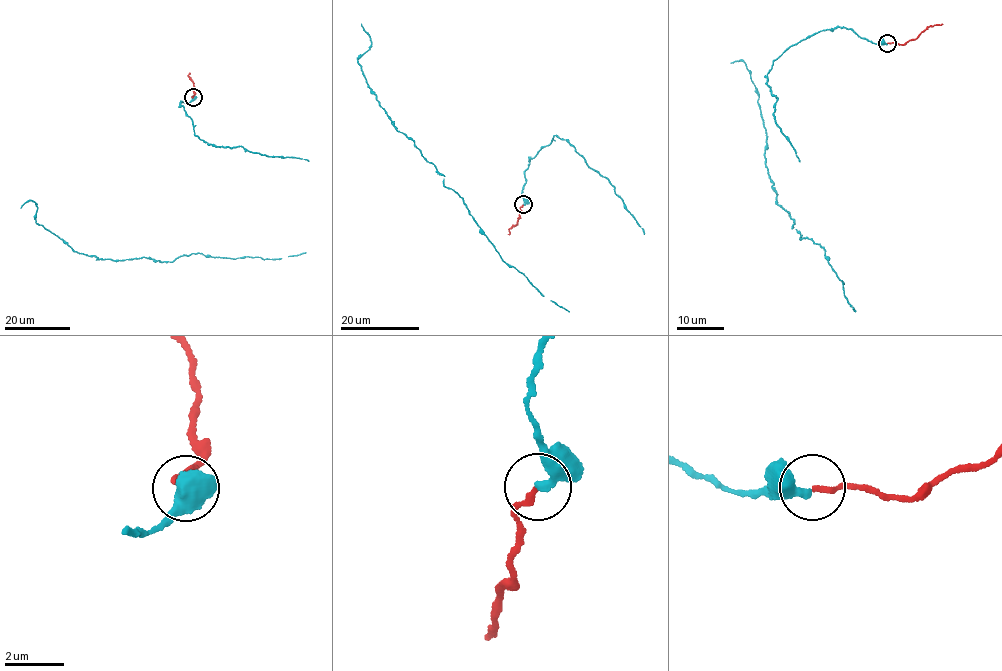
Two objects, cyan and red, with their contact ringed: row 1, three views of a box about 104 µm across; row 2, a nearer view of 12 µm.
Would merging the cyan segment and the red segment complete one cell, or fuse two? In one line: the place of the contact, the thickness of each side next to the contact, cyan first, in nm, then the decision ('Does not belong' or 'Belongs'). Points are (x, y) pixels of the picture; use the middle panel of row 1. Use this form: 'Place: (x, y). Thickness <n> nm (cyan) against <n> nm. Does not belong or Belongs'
Place: (523, 204). Thickness 400 nm (cyan) against 190 nm. Belongs

